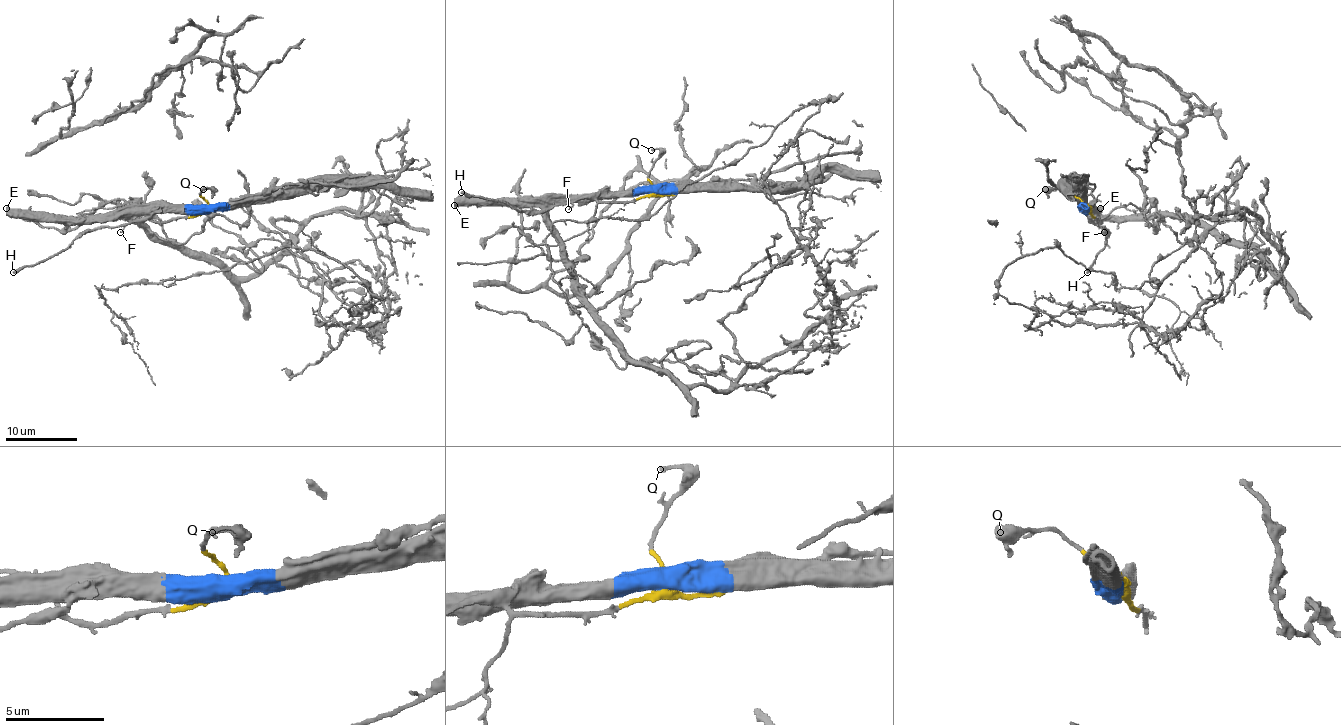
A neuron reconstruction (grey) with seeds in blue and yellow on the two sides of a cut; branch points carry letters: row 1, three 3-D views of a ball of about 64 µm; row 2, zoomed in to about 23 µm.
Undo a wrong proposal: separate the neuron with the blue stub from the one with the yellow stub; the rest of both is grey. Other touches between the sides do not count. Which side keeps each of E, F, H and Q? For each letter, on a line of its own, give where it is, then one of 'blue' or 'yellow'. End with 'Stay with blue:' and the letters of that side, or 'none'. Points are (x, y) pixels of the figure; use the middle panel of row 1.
E: place (454, 205); blue
F: place (568, 209); yellow
H: place (461, 192); yellow
Q: place (651, 150); yellow
Stay with blue: E

